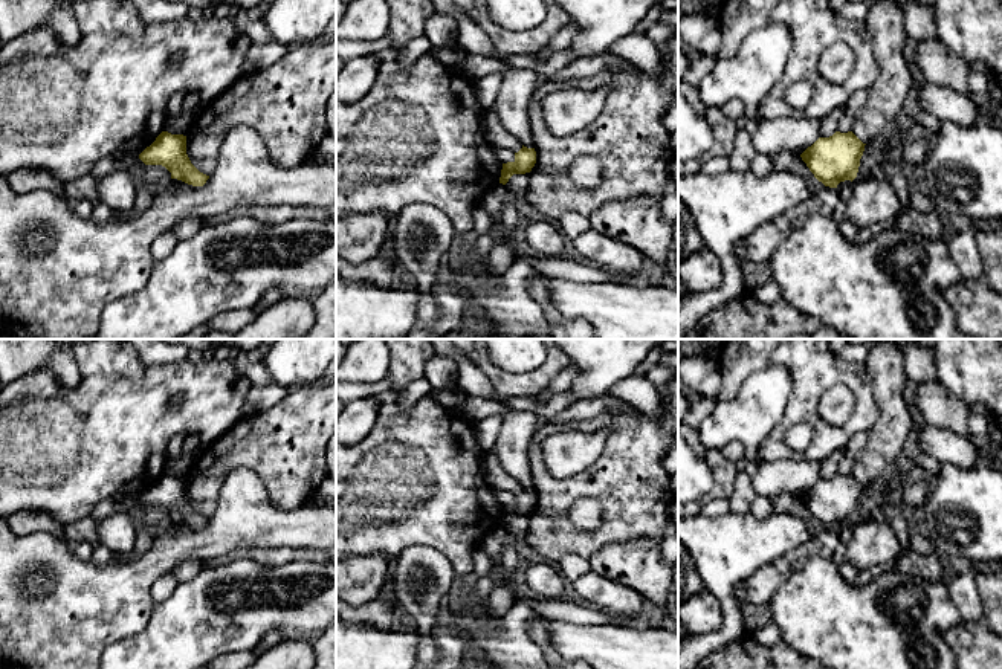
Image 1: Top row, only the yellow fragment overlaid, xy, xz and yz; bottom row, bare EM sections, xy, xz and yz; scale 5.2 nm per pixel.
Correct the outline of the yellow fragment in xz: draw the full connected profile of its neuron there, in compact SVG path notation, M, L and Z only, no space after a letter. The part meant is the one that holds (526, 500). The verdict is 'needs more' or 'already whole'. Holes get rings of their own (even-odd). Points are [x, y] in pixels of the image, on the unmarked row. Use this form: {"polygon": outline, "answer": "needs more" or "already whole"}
{"polygon": "M522 490L515 495L515 503L503 506L499 525L506 527L513 516L525 516L530 515L536 506L536 493L535 490Z", "answer": "already whole"}

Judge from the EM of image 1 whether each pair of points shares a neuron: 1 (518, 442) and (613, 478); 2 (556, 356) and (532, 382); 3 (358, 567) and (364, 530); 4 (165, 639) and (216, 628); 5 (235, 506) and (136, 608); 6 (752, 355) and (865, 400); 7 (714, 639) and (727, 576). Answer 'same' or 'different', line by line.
1: different
2: same
3: different
4: same
5: same
6: same
7: same

